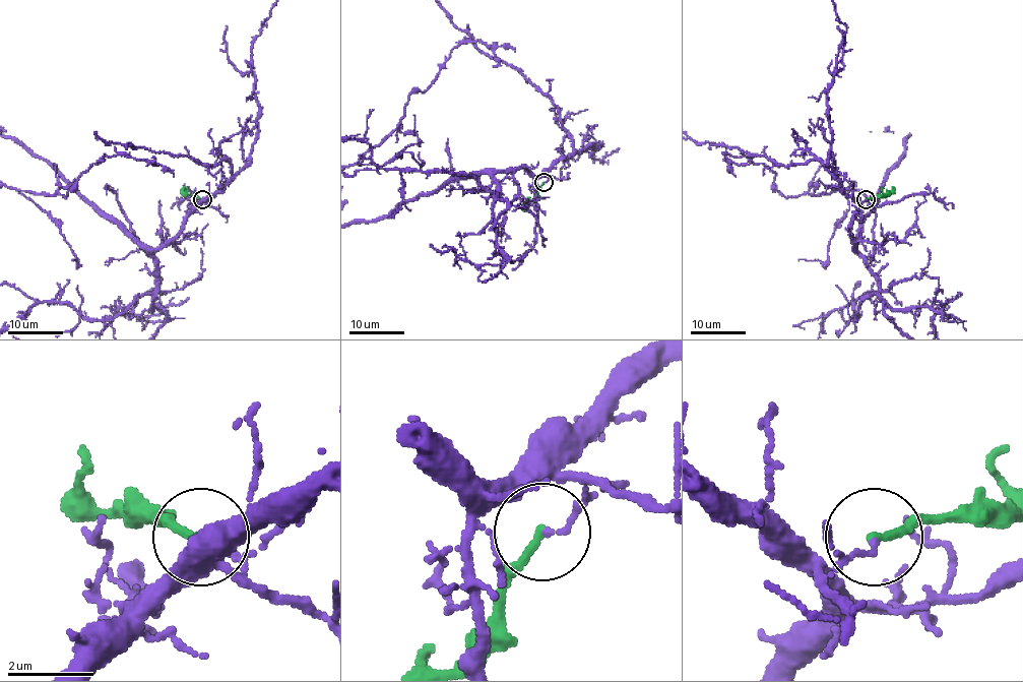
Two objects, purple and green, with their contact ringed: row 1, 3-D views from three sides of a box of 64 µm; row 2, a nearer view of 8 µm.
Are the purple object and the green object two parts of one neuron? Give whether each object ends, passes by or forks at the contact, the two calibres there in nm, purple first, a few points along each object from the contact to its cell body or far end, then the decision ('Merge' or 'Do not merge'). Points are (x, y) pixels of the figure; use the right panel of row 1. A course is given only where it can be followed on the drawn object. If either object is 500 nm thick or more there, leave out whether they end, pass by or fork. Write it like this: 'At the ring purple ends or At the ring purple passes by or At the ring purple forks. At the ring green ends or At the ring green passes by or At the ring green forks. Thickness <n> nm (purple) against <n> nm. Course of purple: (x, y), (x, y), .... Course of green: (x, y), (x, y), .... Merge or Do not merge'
At the ring purple ends. At the ring green ends. Thickness 110 nm (purple) against 190 nm. Course of green: (866, 198), (885, 196), (893, 186). Do not merge

